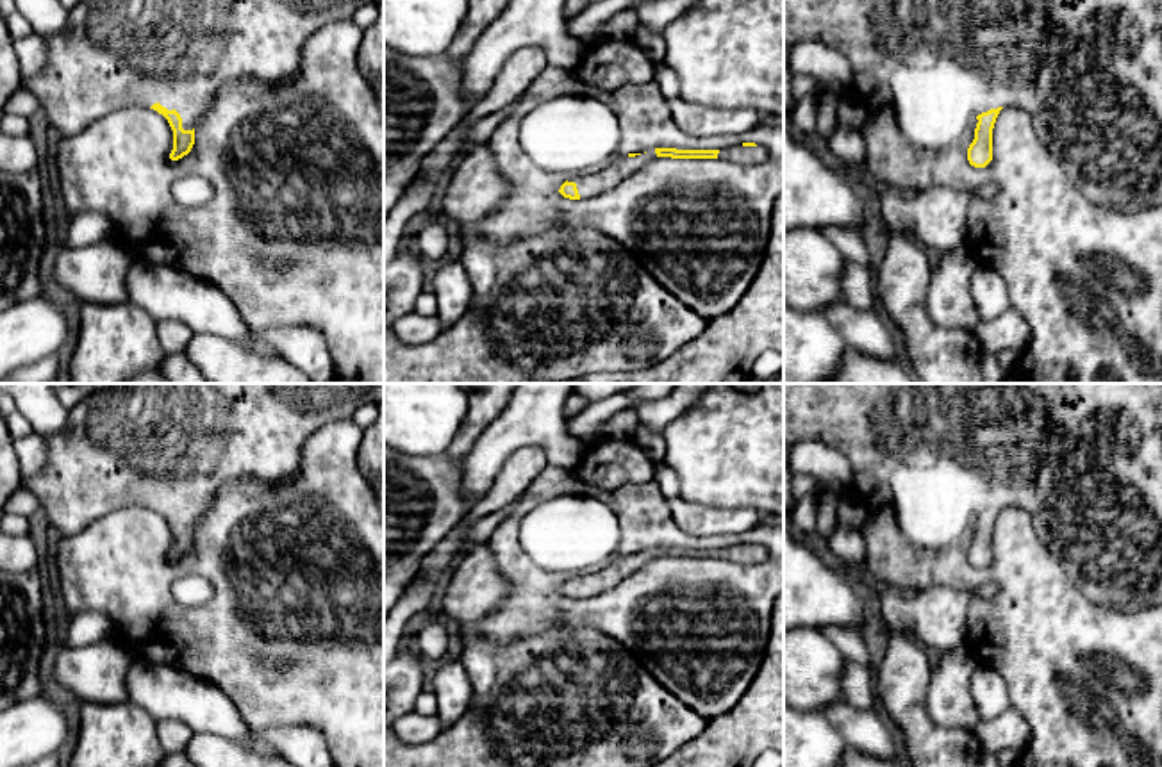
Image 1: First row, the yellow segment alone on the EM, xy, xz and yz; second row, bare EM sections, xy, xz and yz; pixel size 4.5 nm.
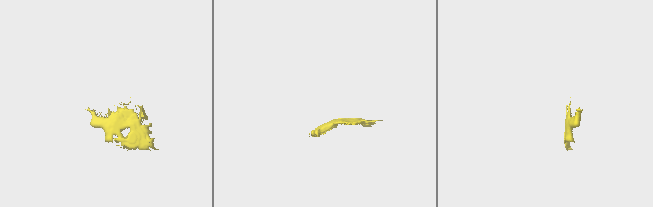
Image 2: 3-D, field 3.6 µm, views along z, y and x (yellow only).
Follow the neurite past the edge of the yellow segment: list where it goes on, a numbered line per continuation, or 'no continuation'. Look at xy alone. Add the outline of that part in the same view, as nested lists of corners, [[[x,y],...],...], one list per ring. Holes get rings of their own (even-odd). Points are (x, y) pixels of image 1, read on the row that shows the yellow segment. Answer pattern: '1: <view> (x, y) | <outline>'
1: xy (113, 54) | [[[82,0],[68,11],[64,30],[45,37],[48,59],[23,87],[36,95],[48,121],[62,137],[80,134],[102,116],[127,105],[161,103],[177,111],[182,128],[193,130],[227,82],[253,77],[266,84],[293,78],[307,39],[332,21],[352,20],[362,4],[384,0]]]

